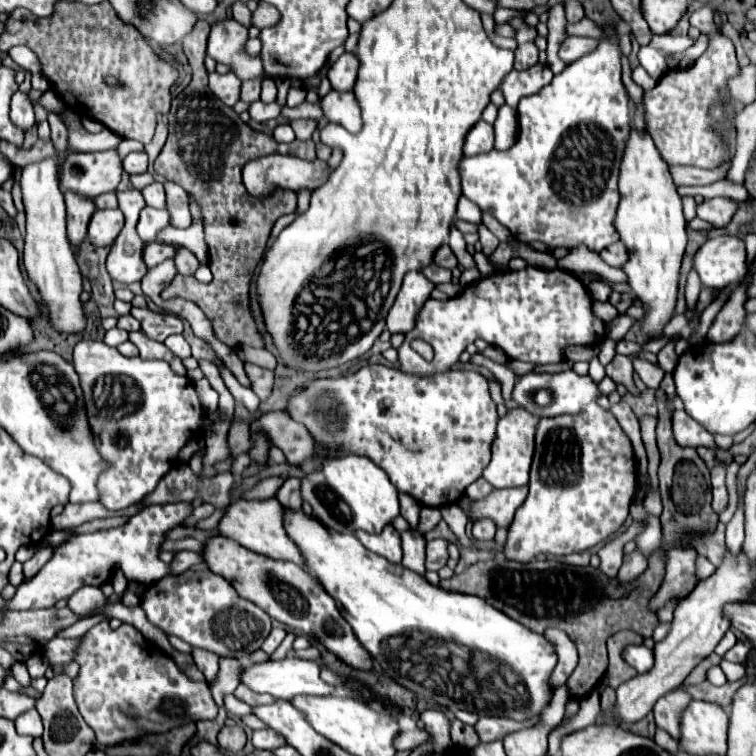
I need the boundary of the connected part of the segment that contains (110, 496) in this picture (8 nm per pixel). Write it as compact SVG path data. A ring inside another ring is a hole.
M79 340L73 352L73 366L81 378L87 416L91 420L91 430L95 432L95 446L99 446L105 460L111 460L111 468L99 478L99 488L103 488L101 504L109 510L137 504L157 488L161 478L175 466L181 448L203 428L203 404L195 386L187 376L175 374L163 360L143 360L139 356L127 358L119 354L117 348L99 340Z

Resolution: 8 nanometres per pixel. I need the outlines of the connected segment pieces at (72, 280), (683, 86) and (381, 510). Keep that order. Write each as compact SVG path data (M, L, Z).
M47 156L35 164L27 164L21 170L19 184L27 214L23 264L27 268L29 278L37 284L43 302L47 304L49 310L47 316L51 320L51 326L59 332L71 334L71 332L81 332L85 328L85 316L83 316L83 304L79 300L81 272L65 234L65 202L57 186L57 176L59 176L59 164L57 158L53 156Z
M701 6L689 18L689 24L705 30L711 36L709 48L695 60L695 64L687 70L669 70L665 72L657 86L651 92L645 92L645 118L647 130L667 164L685 164L699 168L717 168L727 158L725 144L717 138L711 128L709 110L713 106L713 98L717 90L739 72L739 64L735 58L733 42L719 36L717 26L713 22L715 10L711 6Z
M345 454L323 460L321 468L301 478L301 498L313 508L313 516L337 532L381 532L399 514L397 488L387 474L367 456Z

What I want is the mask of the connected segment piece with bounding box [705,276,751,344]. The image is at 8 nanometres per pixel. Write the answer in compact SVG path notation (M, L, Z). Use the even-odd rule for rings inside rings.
M751 276L745 278L745 282L733 292L733 296L727 300L727 304L721 308L721 312L717 314L713 326L707 332L707 342L711 344L723 344L729 342L737 332L741 332L743 328L743 320L747 316L743 304L747 300L747 296L743 296L743 288L747 288L747 280Z

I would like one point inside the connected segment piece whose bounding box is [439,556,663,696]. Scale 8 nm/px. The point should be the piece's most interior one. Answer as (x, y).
(542, 594)

